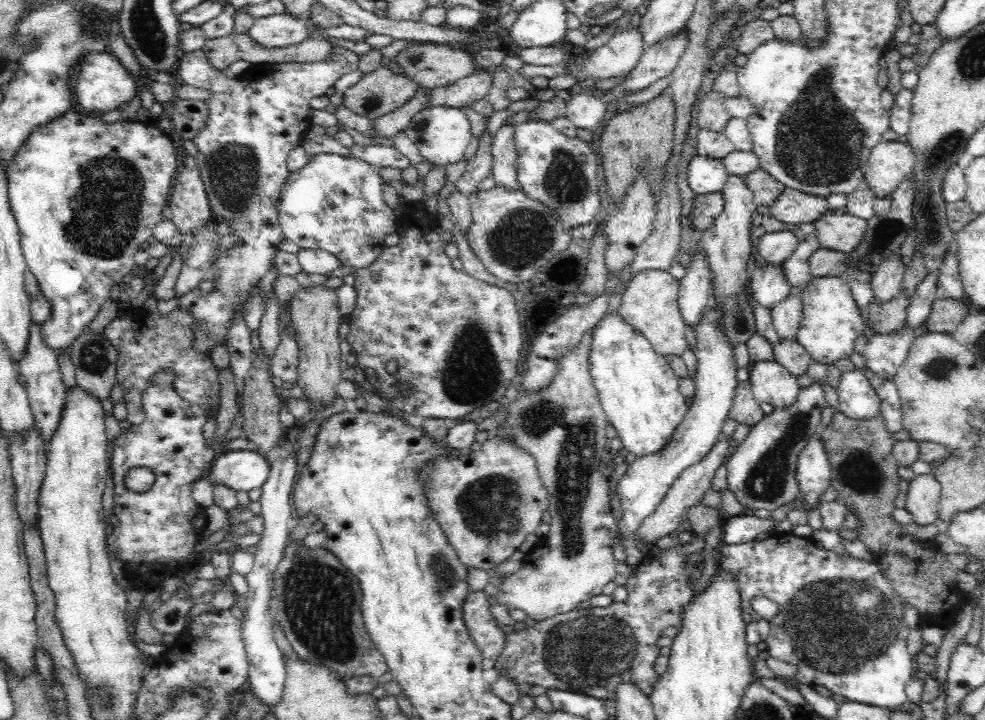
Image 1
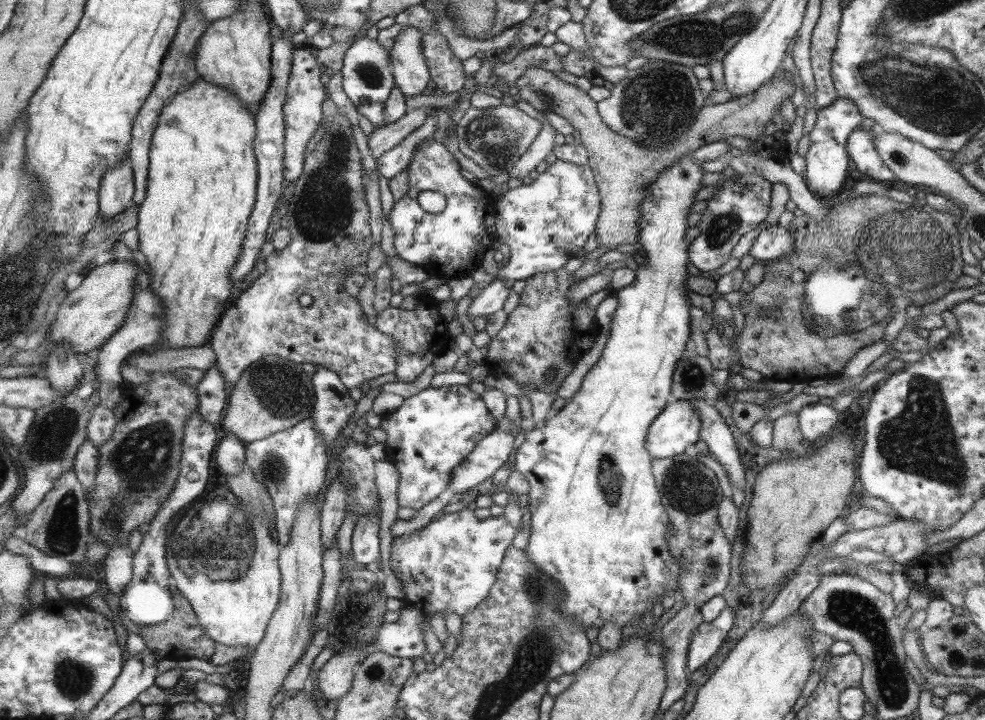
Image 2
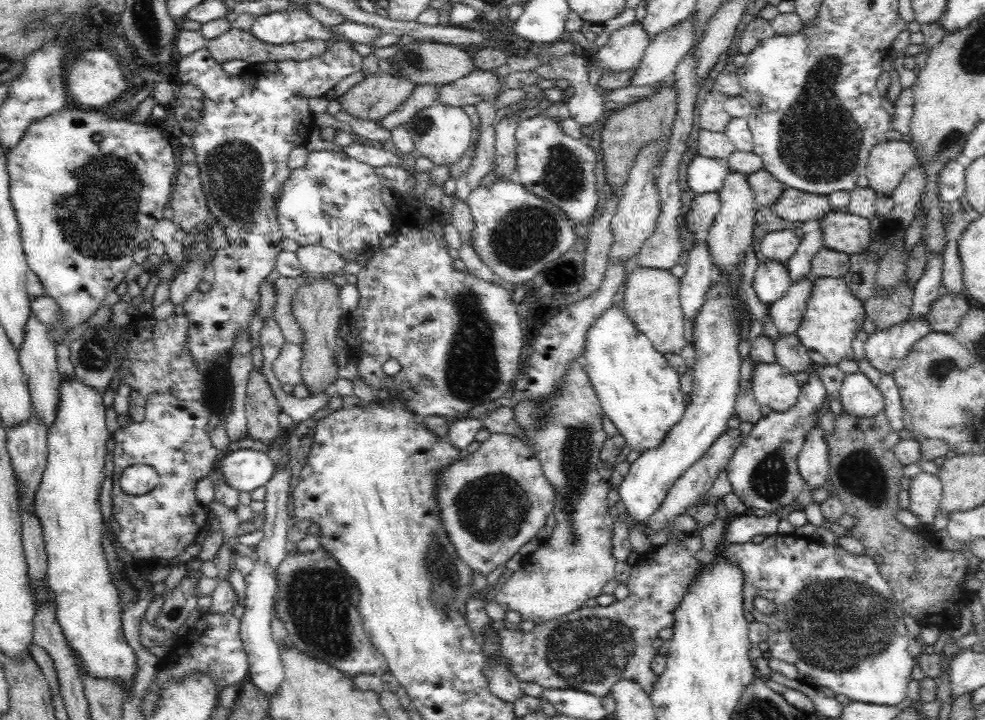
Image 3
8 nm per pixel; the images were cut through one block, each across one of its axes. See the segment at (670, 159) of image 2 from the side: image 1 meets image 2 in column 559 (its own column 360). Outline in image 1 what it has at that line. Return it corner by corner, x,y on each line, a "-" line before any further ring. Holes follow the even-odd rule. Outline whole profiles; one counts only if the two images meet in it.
394,66
378,67
374,72
364,73
361,79
343,93
342,104
352,112
374,120
383,114
404,106
416,94
420,85
406,73

